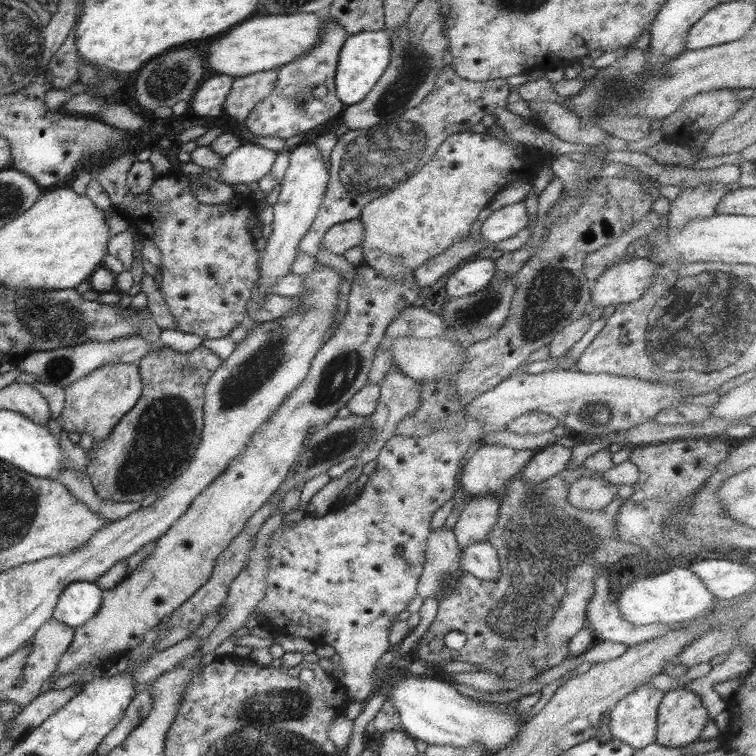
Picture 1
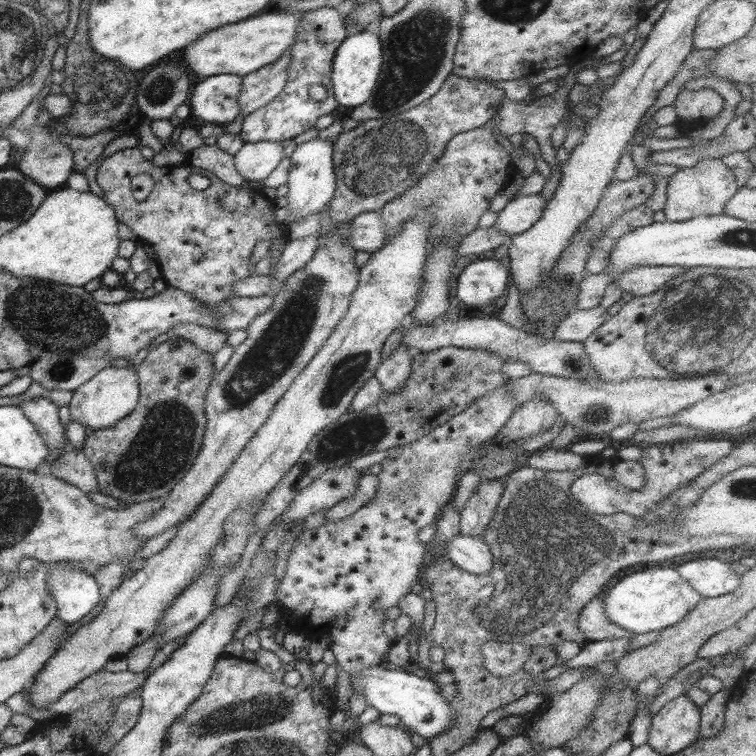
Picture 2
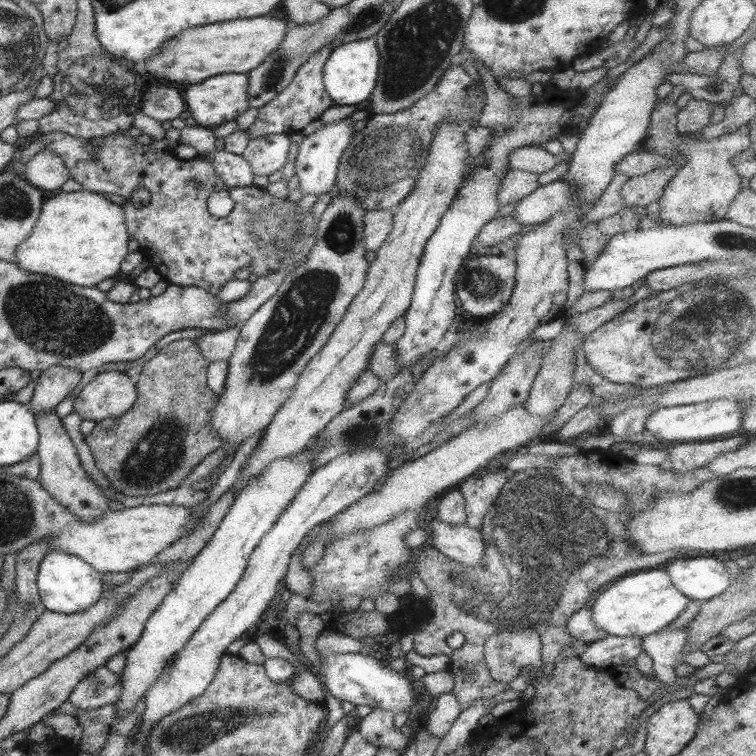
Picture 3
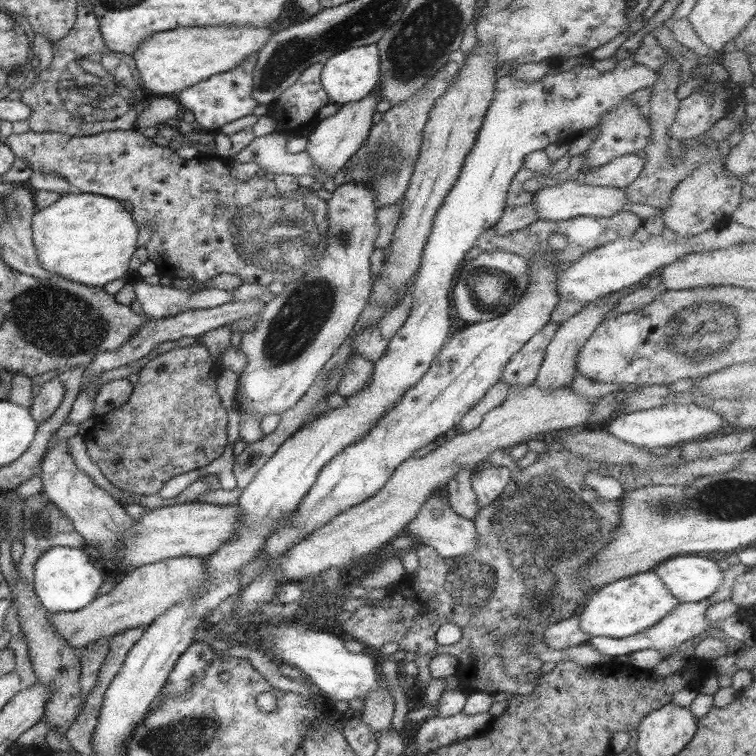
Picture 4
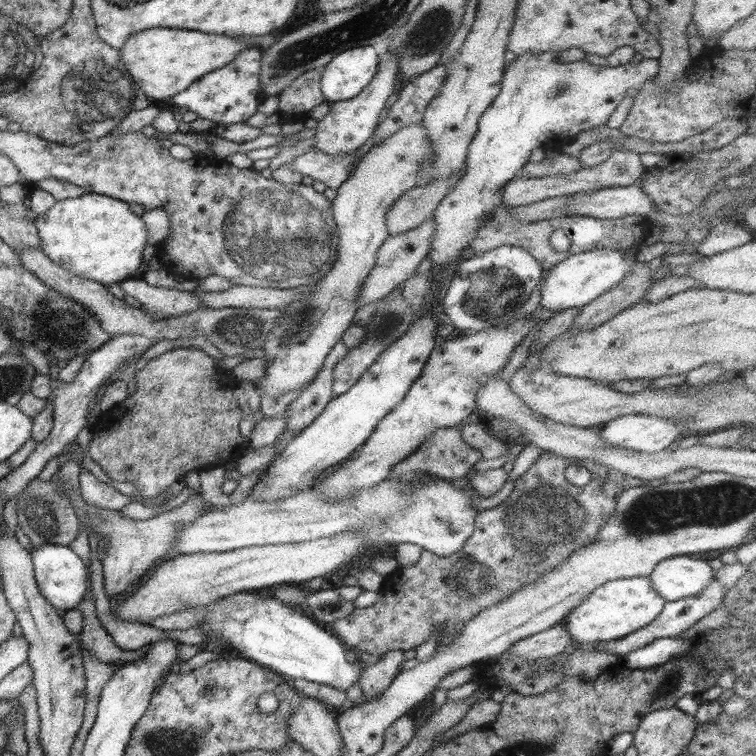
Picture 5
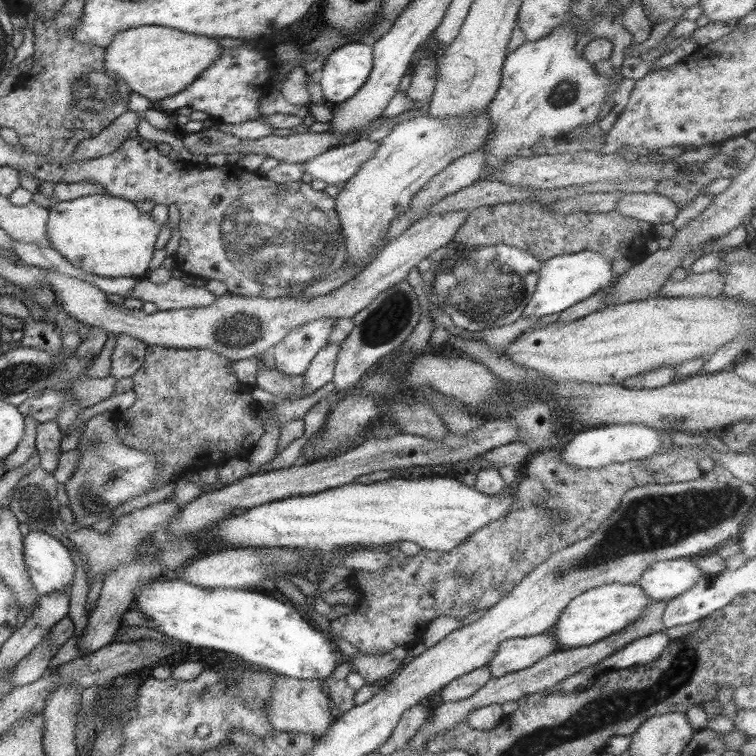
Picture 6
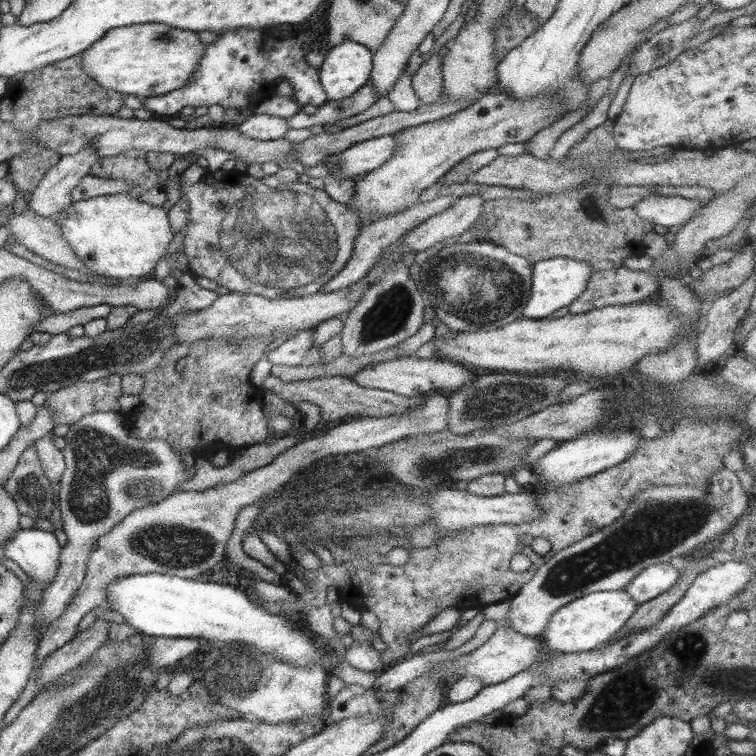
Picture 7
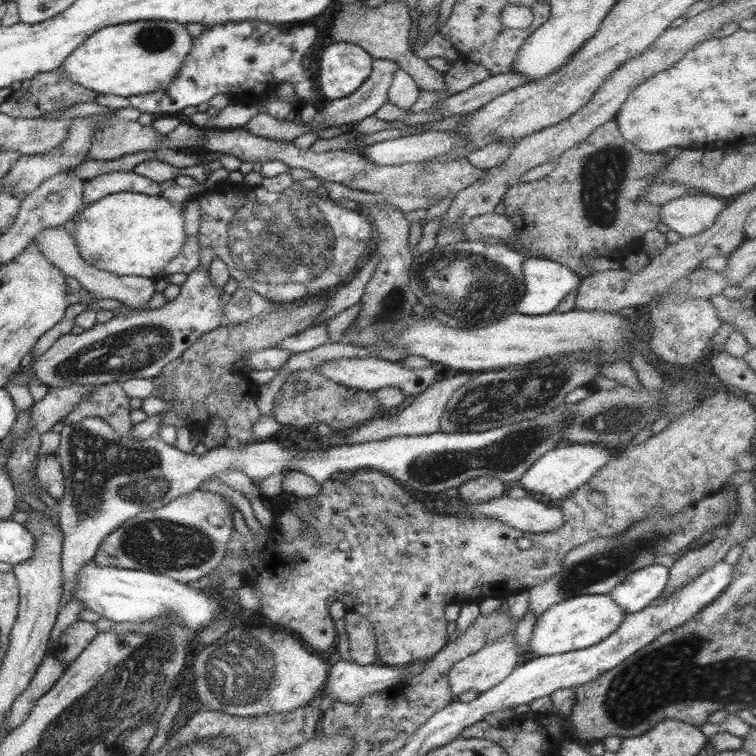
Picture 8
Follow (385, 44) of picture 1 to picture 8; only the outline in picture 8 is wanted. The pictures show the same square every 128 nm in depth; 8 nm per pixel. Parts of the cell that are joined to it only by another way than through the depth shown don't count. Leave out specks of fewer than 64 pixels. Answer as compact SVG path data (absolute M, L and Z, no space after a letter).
M338 40L320 56L317 84L328 101L352 94L372 72L374 58L360 45Z

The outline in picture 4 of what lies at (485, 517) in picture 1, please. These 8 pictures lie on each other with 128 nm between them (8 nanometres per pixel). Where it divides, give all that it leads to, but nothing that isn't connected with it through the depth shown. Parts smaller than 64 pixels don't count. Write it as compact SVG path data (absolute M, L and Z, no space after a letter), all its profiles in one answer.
M490 467L473 473L472 489L477 497L480 509L493 504L505 490L512 476L512 470L506 467Z

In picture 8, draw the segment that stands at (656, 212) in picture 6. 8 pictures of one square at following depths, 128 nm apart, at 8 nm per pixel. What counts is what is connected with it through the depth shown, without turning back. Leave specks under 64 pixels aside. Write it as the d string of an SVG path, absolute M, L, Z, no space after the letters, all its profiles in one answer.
M684 195L661 204L660 221L666 224L670 230L675 230L681 238L693 237L710 228L724 209L724 202L712 195Z

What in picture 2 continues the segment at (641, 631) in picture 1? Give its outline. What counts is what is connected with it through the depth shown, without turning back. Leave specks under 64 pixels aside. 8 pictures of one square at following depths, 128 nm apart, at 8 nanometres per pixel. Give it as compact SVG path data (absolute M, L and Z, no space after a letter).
M604 594L591 599L582 609L580 616L578 616L578 628L585 635L587 642L634 636L634 634L630 634L630 631L616 626L606 617Z

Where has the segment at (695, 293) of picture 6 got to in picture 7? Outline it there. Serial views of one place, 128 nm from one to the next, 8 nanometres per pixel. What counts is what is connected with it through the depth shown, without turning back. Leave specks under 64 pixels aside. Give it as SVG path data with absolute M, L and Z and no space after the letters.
M745 241L739 246L739 253L725 263L714 265L695 280L691 290L706 303L711 303L718 294L722 295L728 288L739 287L754 270L755 252L752 245Z

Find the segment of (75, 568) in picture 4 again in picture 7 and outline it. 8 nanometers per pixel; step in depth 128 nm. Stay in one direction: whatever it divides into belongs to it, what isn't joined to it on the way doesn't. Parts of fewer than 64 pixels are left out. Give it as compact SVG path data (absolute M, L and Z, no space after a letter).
M18 528L1 548L40 588L46 588L56 578L60 564L60 544L49 531Z

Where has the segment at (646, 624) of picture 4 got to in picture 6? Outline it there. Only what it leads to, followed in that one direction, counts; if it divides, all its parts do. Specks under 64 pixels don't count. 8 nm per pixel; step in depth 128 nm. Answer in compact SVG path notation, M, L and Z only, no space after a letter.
M638 583L600 585L580 593L574 600L571 600L560 614L551 633L557 637L559 648L562 646L568 646L570 649L591 646L599 640L608 638L609 635L620 632L634 620L638 620L638 616L646 610L646 606L651 601Z

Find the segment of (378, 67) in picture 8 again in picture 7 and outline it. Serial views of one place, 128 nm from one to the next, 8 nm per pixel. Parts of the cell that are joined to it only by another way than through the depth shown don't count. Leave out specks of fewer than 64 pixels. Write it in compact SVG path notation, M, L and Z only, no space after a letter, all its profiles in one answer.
M368 80L368 83L362 86L358 92L354 92L352 96L342 98L342 100L328 101L317 107L314 114L310 115L301 110L287 118L288 126L300 130L300 128L310 128L315 124L322 126L336 124L338 120L344 120L344 118L350 118L350 116L356 116L356 114L368 110L379 98L372 80Z

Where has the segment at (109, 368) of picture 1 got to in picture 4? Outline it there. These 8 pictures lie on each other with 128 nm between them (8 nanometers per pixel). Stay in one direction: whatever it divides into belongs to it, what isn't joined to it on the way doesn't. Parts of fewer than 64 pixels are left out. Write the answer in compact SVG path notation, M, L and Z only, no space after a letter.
M120 378L102 384L93 396L95 416L107 414L111 410L122 407L132 394L133 385L127 378Z

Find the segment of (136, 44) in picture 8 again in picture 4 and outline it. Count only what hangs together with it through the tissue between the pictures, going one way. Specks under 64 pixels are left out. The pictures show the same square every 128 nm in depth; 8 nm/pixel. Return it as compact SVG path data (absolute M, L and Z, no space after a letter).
M254 26L176 28L170 32L160 32L148 38L132 54L136 61L135 73L150 96L176 96L180 91L198 84L201 80L206 80L220 72L230 72L246 56L260 52L262 46L270 40L270 36L272 36L270 28L254 28Z

